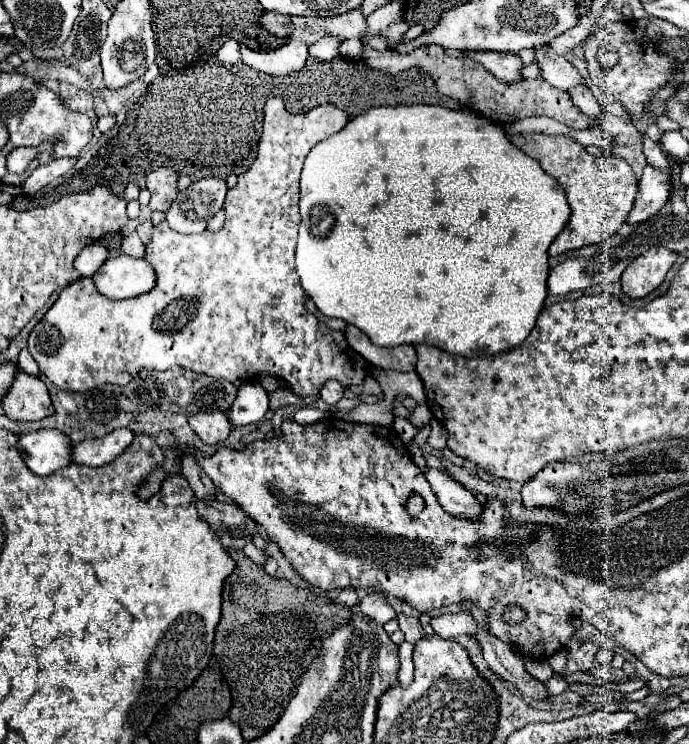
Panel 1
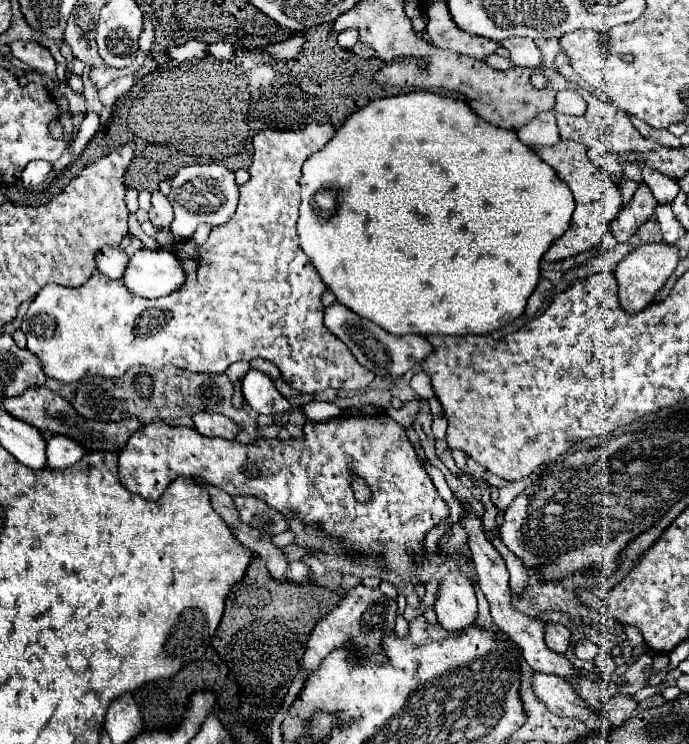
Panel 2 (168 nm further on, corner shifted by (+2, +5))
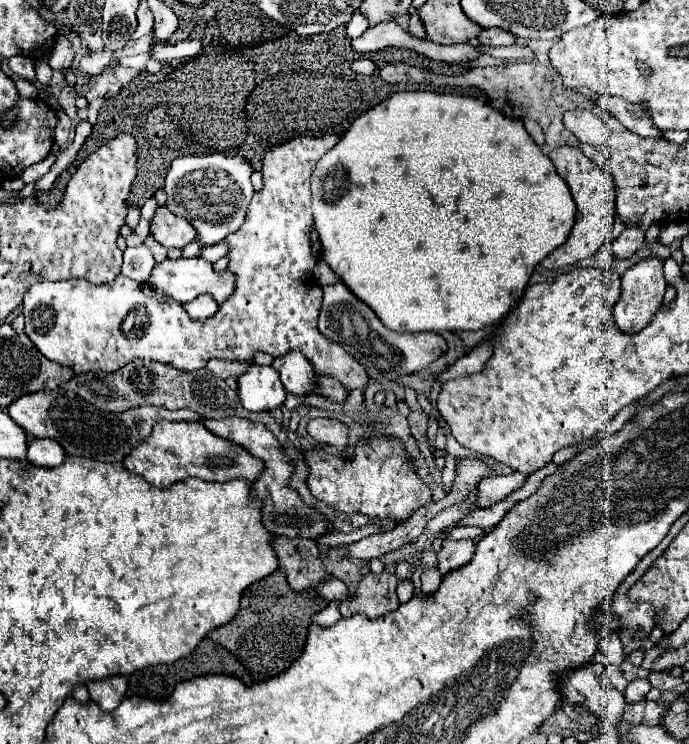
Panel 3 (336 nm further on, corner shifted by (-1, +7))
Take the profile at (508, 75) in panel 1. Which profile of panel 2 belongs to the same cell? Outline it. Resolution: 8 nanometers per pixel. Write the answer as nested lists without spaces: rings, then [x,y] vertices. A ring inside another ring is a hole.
[[[446,2],[428,4],[426,16],[428,16],[428,28],[426,28],[428,36],[430,36],[432,44],[438,48],[466,54],[476,60],[484,60],[486,56],[494,54],[498,48],[498,42],[492,42],[488,38],[480,38],[480,36],[474,36],[474,34],[460,30],[452,22],[452,16],[448,14]]]

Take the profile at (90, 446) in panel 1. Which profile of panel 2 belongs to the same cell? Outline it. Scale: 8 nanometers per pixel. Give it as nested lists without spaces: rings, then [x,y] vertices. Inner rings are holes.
[[[50,436],[46,442],[46,466],[48,468],[68,468],[76,464],[86,450],[66,436]]]

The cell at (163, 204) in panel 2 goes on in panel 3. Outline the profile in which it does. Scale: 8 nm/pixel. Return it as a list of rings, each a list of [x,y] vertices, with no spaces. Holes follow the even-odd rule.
[[[159,206],[151,220],[151,234],[165,248],[183,248],[189,244],[197,232],[181,216],[175,216],[167,206]]]

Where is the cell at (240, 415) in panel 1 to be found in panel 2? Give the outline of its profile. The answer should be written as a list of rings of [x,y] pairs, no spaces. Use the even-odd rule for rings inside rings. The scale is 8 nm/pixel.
[[[250,370],[242,378],[242,394],[244,400],[258,414],[278,414],[290,410],[288,400],[276,390],[274,382],[260,370]]]

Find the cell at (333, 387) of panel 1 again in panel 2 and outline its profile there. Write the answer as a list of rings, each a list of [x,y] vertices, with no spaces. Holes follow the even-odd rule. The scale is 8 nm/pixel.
[[[310,402],[304,406],[304,414],[312,422],[324,422],[324,420],[340,416],[340,408],[334,406],[332,402]]]

